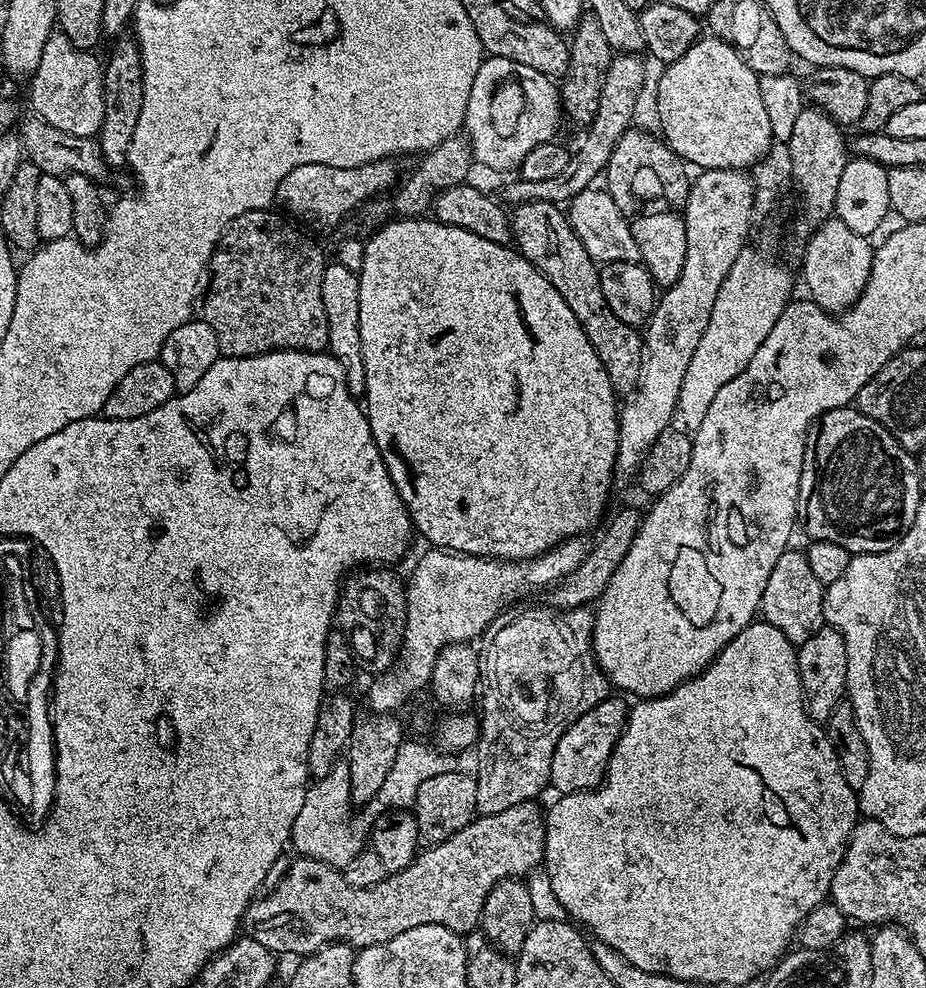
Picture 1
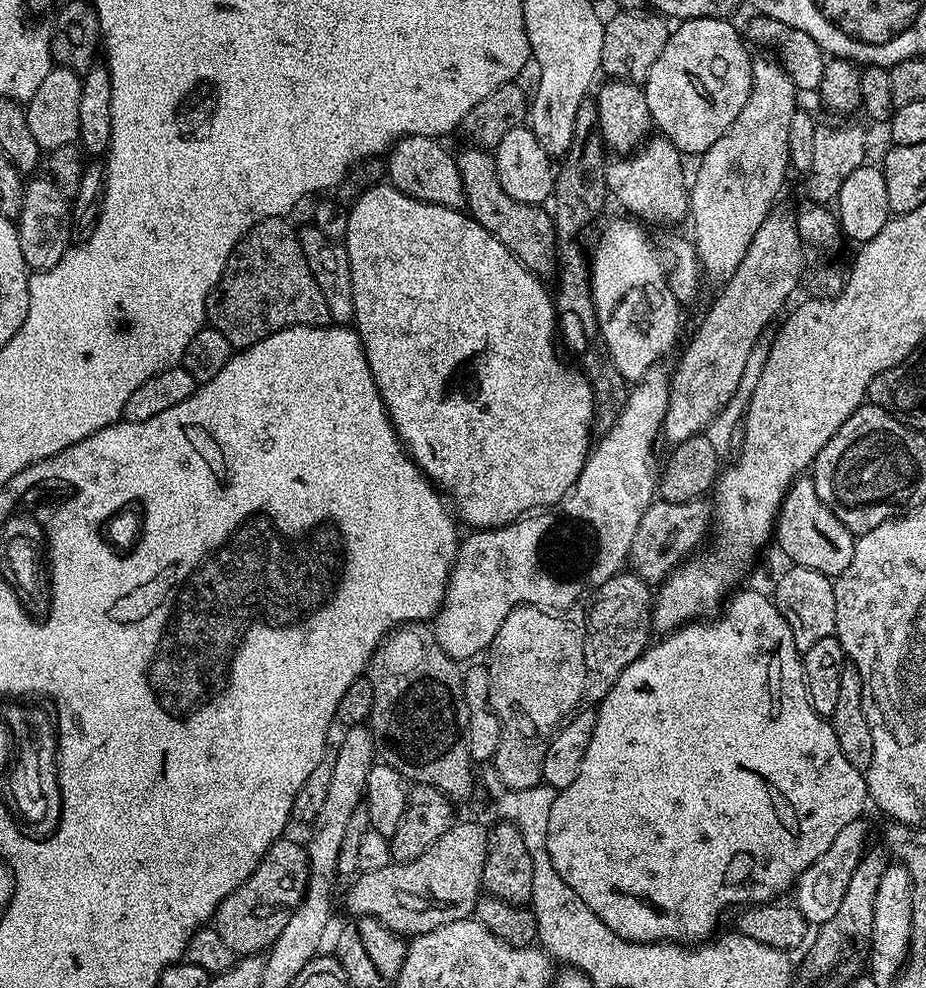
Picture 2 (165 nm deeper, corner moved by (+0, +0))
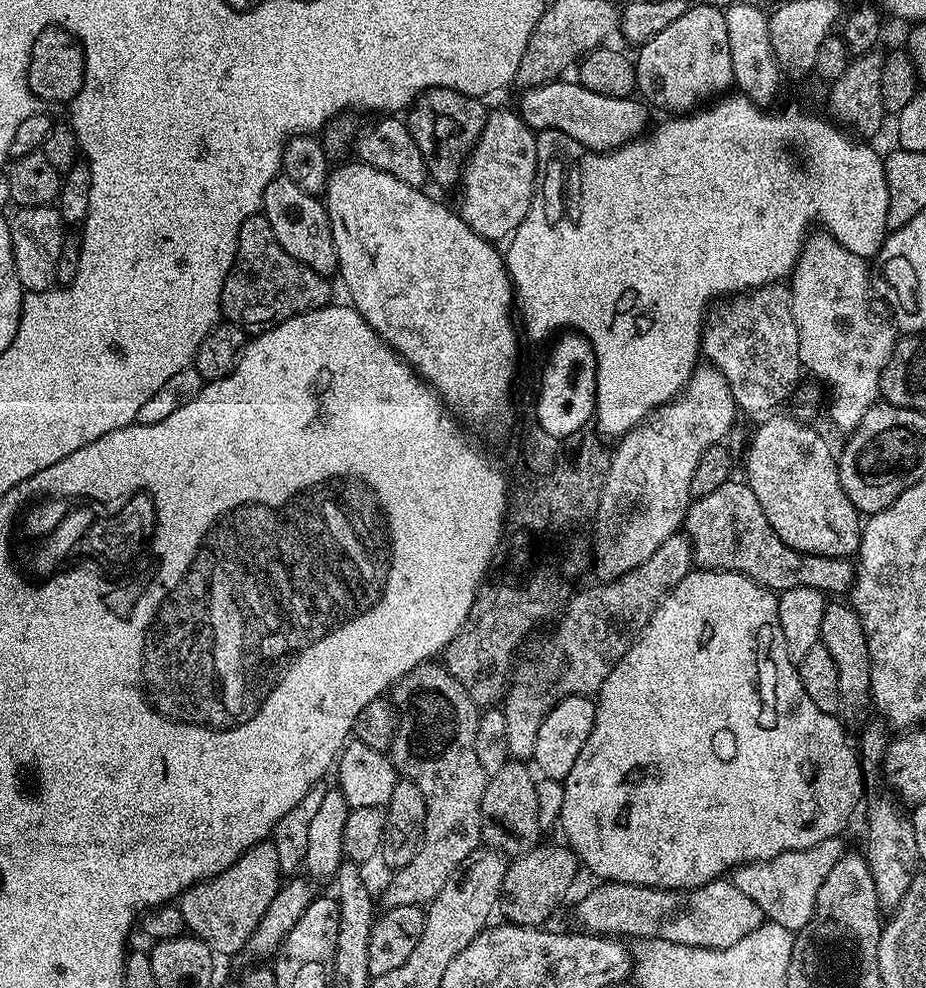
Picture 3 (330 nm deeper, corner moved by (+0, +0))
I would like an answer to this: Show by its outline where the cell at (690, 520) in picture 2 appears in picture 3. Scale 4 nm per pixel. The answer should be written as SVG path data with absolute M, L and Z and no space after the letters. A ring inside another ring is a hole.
M739 479L722 482L718 490L695 497L689 503L682 528L692 544L693 561L710 572L742 574L773 594L794 590L798 586L810 586L829 597L843 597L840 595L851 589L856 578L856 564L842 556L815 556L786 546L786 542L774 534L774 526L770 526L766 514L762 514L754 490Z

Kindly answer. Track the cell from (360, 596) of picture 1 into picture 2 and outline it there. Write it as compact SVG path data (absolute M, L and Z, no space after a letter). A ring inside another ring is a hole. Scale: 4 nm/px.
M409 622L393 628L374 650L374 654L370 658L366 669L366 679L368 679L370 686L374 690L374 706L372 707L370 717L370 731L372 733L372 740L376 744L377 757L383 763L389 764L394 770L398 770L398 774L402 774L405 780L412 784L429 784L434 786L443 796L448 797L453 802L459 802L463 796L470 795L472 792L472 769L474 769L474 763L471 757L468 756L463 740L467 726L466 698L463 697L464 677L461 665L457 661L451 660L446 654L446 650L442 650L442 646L438 646L435 631L424 622Z

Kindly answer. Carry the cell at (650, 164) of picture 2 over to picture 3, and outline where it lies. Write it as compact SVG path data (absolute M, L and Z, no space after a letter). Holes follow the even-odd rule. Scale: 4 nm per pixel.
M568 78L551 80L548 84L540 84L536 88L523 89L519 95L520 117L533 130L558 130L574 138L574 142L595 152L613 152L630 140L639 140L650 128L650 108L647 103L632 96L598 94L594 90L586 90L586 86L579 82L572 81L571 84Z

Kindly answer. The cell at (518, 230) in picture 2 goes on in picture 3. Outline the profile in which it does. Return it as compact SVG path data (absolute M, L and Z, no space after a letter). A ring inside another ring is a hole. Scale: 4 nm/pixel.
M429 88L421 92L407 109L406 123L418 150L424 159L424 167L434 181L444 188L461 183L464 165L472 154L472 147L488 121L489 105L478 96L467 96L449 88Z

